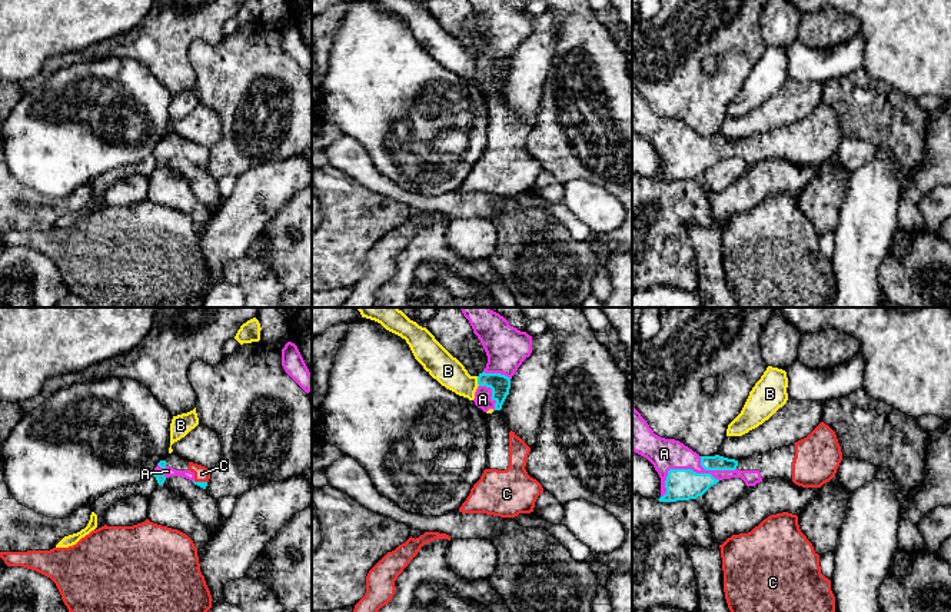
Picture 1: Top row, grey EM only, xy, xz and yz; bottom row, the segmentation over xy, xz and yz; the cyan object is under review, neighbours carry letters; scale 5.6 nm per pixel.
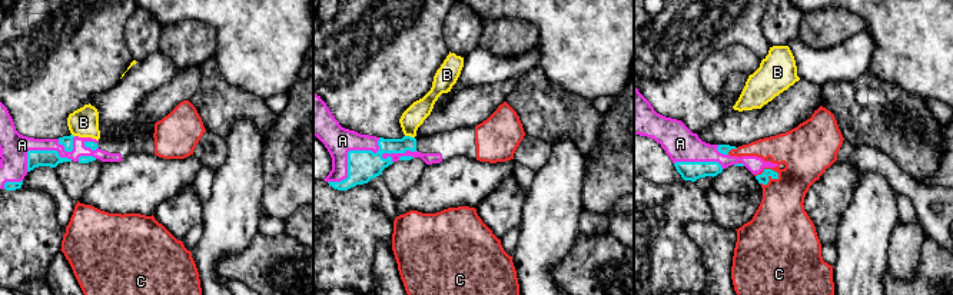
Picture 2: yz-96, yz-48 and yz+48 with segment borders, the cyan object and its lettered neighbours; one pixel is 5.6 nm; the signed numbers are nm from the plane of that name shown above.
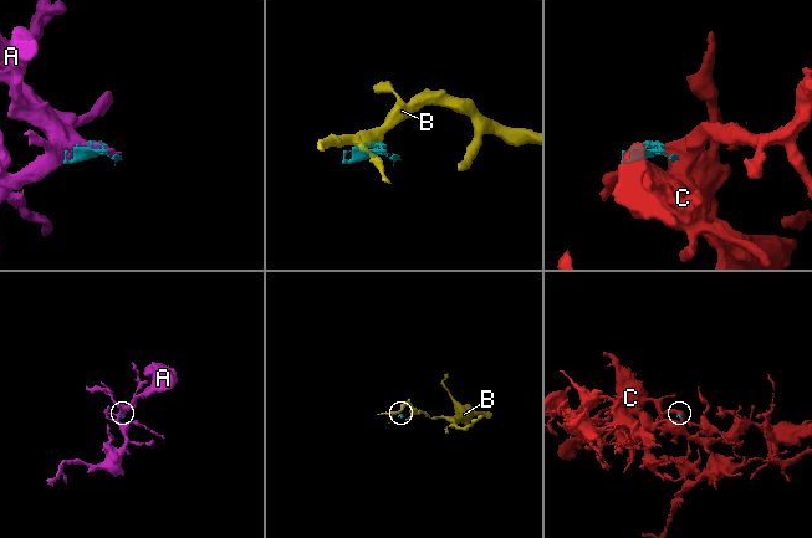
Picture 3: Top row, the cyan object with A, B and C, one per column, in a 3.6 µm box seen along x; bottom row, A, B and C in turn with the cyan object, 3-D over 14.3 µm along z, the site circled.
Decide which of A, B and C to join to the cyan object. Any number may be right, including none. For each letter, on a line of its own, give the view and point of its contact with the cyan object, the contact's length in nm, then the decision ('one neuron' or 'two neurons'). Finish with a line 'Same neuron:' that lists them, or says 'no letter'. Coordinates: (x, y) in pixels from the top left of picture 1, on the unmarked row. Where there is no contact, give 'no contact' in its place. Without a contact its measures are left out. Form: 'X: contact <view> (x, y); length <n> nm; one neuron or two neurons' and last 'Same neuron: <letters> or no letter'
A: contact yz (688, 149); length 460 nm; one neuron
B: contact xz (478, 60); length 60 nm; two neurons
C: contact xy (200, 162); length 80 nm; one neuron
Same neuron: A, C

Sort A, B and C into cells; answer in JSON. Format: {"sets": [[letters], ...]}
{"sets": [["A", "C"], ["B"]]}

